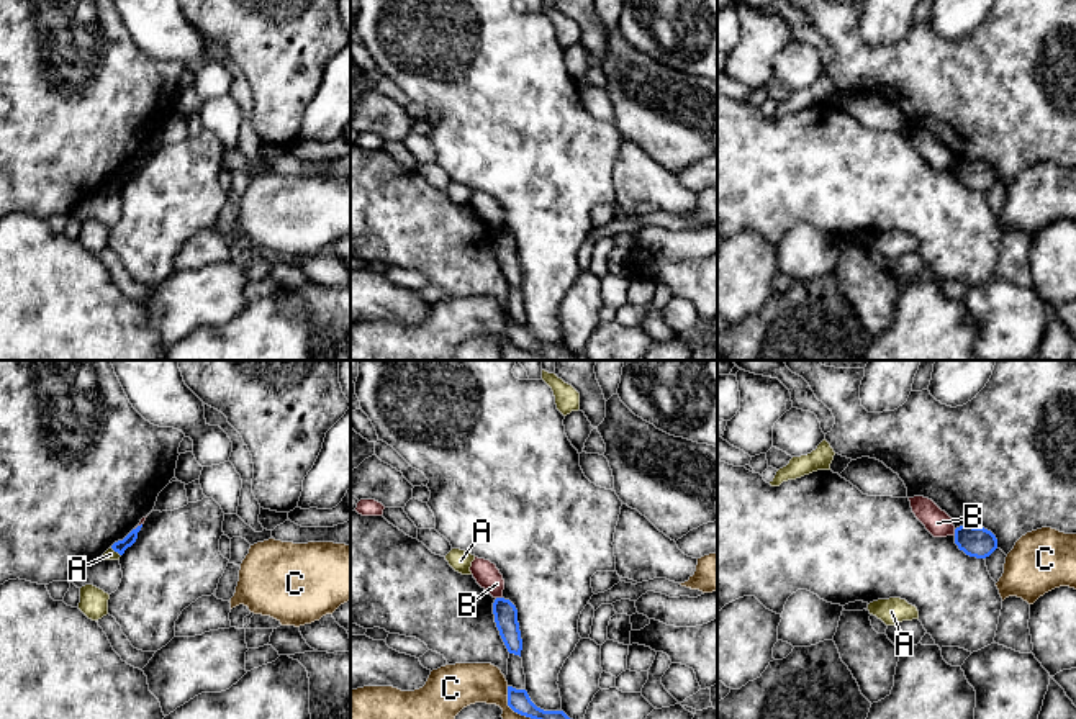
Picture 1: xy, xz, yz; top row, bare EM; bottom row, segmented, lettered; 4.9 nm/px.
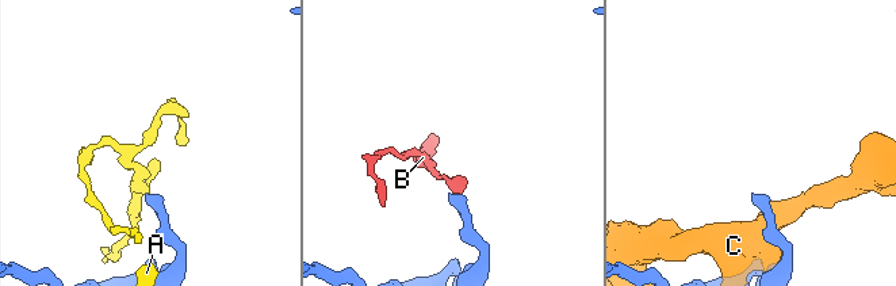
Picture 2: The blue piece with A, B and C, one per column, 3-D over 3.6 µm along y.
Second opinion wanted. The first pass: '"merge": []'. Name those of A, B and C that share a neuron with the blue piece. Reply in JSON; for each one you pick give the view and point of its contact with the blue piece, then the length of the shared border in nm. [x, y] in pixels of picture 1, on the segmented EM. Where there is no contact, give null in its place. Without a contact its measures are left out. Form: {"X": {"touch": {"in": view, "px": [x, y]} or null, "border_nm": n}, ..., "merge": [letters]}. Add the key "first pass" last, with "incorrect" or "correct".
{"merge": [], "first pass": "correct"}

